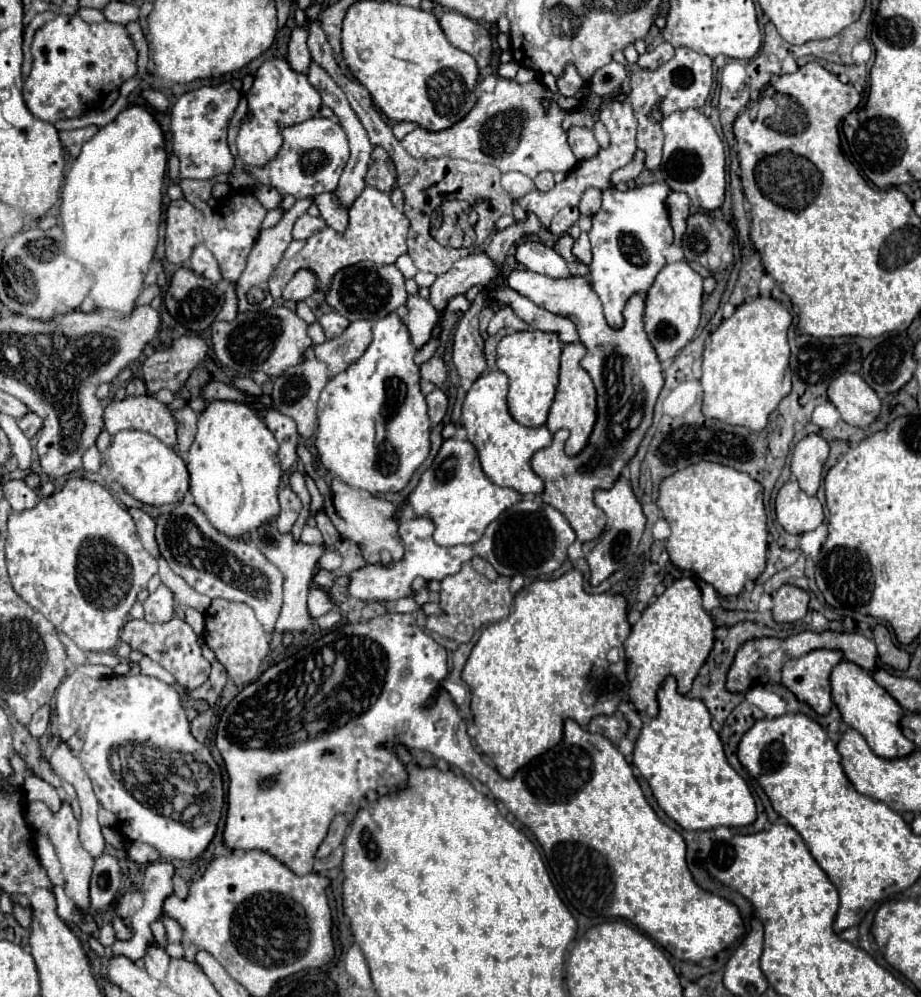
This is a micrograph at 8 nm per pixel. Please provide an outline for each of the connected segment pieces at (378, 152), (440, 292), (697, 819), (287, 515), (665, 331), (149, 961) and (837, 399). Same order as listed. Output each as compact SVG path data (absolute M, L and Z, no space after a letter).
M383 147L373 149L365 183L369 187L375 187L375 189L385 191L385 193L389 193L391 187L395 185L395 167L393 167L393 163Z
M485 253L459 259L447 273L439 275L429 287L429 303L443 317L451 297L465 293L471 285L489 285L497 275L497 267Z
M667 677L657 691L659 715L653 717L647 725L643 725L633 751L633 765L639 769L643 779L649 783L657 805L684 830L709 831L727 825L727 827L743 827L755 821L755 801L751 797L749 787L727 763L725 751L719 735L711 727L711 715L703 701L689 699L677 693L675 677Z
M285 487L279 491L279 505L281 505L281 511L275 519L275 525L281 533L289 533L301 511L301 501L289 487Z
M677 261L671 265L665 265L659 275L655 277L655 283L647 291L645 297L645 333L659 357L659 361L673 359L681 347L685 347L699 325L701 317L701 299L703 299L703 277L695 273L687 261Z
M151 945L151 949L147 949L147 957L143 957L145 969L149 971L151 977L165 981L165 973L167 973L167 963L169 963L169 955L165 953L165 949L161 945Z
M857 373L839 375L827 389L829 401L837 407L841 419L853 427L867 427L881 411L877 393Z

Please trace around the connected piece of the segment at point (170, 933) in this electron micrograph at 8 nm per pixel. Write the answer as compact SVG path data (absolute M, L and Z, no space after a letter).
M163 913L163 925L167 927L167 941L169 941L169 943L179 943L181 937L183 937L181 925L179 925L173 917L167 917L165 913Z

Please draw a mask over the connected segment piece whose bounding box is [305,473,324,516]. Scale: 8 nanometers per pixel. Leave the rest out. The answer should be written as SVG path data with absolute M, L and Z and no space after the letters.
M305 473L305 483L307 483L307 489L309 489L309 493L311 493L310 513L312 516L315 516L318 511L324 509L324 499L321 497L321 493L319 489L317 489L317 485L315 485L313 477L311 477L311 475L307 475L307 473Z

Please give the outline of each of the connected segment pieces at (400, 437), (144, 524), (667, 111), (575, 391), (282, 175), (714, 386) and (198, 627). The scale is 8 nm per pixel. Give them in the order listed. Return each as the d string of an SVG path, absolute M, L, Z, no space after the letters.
M389 313L373 325L373 341L363 357L335 375L319 397L317 451L323 465L349 487L369 493L399 493L429 455L431 421L427 417L425 397L419 389L421 377L413 355L415 347L403 319L397 313Z
M127 507L135 525L137 525L137 533L139 539L143 543L145 549L149 549L153 555L157 553L157 543L155 543L155 521L151 519L151 515L147 515L143 509L137 507Z
M679 47L675 57L657 69L639 69L631 75L631 93L629 101L633 105L635 117L639 121L637 127L637 147L645 151L645 167L657 171L661 163L661 147L663 147L663 131L661 119L685 109L699 109L705 105L713 83L713 61L707 55L701 55L693 49Z
M569 343L563 347L561 367L559 367L559 385L557 385L557 393L555 393L555 399L549 409L549 417L547 417L549 431L555 433L557 429L569 429L569 439L565 443L565 453L569 457L579 455L587 447L587 441L591 437L591 429L595 427L595 421L597 421L595 387L593 387L589 373L579 365L579 361L583 359L585 353L587 351L581 343Z
M311 117L303 123L281 129L283 145L279 153L267 161L263 167L247 165L245 171L251 173L259 183L275 187L281 195L293 195L295 199L311 197L321 191L335 191L341 171L349 159L347 137L335 119Z
M755 297L745 301L735 309L729 319L723 319L721 325L709 335L703 351L703 415L719 419L729 425L743 425L751 431L761 431L767 425L769 413L777 403L791 391L790 346L787 345L787 331L793 317L791 313L773 297Z
M187 607L187 609L185 609L185 621L193 627L193 631L195 631L197 635L201 635L201 633L203 633L205 623L203 623L203 613L201 613L201 611Z

